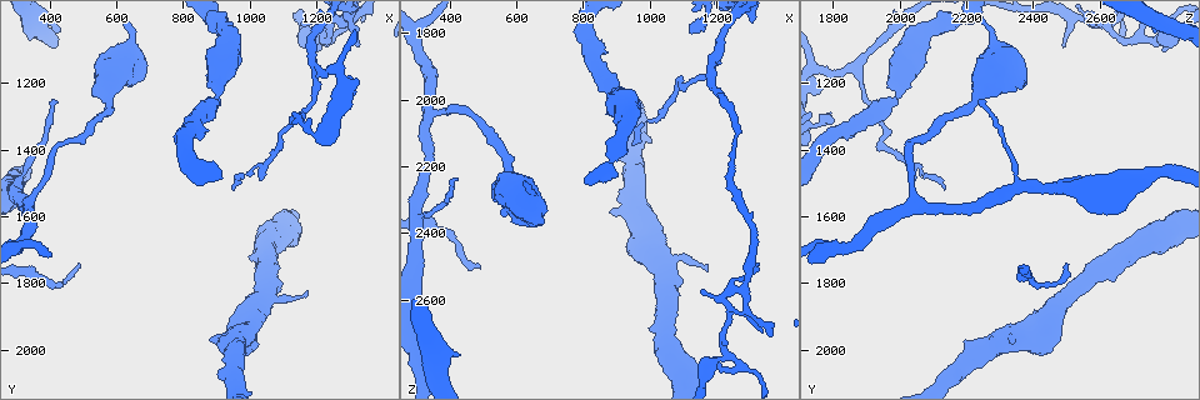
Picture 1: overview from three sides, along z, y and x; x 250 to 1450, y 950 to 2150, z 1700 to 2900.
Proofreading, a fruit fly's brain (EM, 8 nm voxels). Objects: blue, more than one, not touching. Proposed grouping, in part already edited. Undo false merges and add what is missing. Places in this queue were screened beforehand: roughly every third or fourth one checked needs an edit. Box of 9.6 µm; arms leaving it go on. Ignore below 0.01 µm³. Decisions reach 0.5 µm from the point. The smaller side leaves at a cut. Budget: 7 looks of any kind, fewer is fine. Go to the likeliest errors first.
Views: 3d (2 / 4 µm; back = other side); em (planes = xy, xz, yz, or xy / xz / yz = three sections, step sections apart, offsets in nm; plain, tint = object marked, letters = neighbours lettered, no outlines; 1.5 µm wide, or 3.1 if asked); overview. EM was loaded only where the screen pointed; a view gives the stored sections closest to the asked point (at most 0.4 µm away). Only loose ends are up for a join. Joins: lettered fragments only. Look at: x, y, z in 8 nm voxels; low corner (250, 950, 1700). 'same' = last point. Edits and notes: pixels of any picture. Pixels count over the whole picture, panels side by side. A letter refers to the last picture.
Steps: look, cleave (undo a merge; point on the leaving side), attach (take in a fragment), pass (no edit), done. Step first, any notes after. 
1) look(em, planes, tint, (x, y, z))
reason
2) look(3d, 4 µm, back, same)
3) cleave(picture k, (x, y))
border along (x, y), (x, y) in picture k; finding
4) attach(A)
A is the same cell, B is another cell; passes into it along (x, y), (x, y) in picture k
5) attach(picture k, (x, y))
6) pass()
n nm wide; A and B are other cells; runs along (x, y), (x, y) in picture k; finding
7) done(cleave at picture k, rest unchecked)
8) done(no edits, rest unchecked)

look(3d, 2 µm, (1230, 1070, 2750))
arms part here

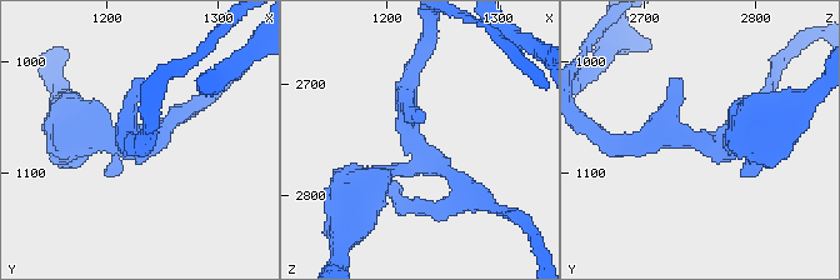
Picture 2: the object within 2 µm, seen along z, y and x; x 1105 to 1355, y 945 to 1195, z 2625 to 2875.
look(em, planes, letters, (1232, 1072, 2756))

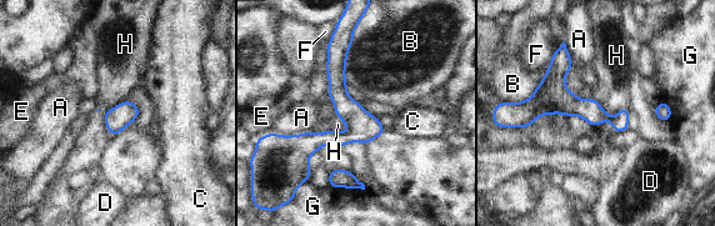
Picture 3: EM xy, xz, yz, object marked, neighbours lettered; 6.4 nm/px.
pass()
A, B, C, D, E, F, G and H are other cells; border along (126, 100), (103, 112), (110, 134) in picture 3; one neuron here

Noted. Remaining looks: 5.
look(em, planes, letters, (1170, 1830, 2520))
free end

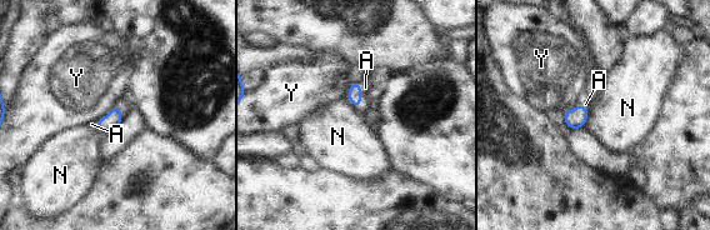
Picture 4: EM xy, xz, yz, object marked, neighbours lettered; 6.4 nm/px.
attach(A)
A is the same cell, N and Y are other cells; passes into it along (354, 94), (360, 96), (365, 88) in picture 4; the neuron continues

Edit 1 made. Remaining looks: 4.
look(em, planes, letters, (420, 1050, 2770))
free end

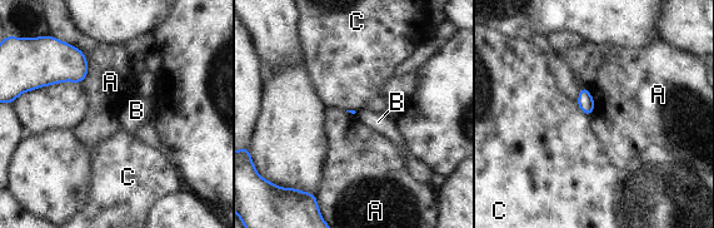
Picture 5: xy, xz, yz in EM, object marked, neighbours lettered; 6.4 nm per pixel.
pass()
A, B and C are other cells; no lettered fragment goes on from it

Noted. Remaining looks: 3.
done(attach at picture 4, rest unchecked)

